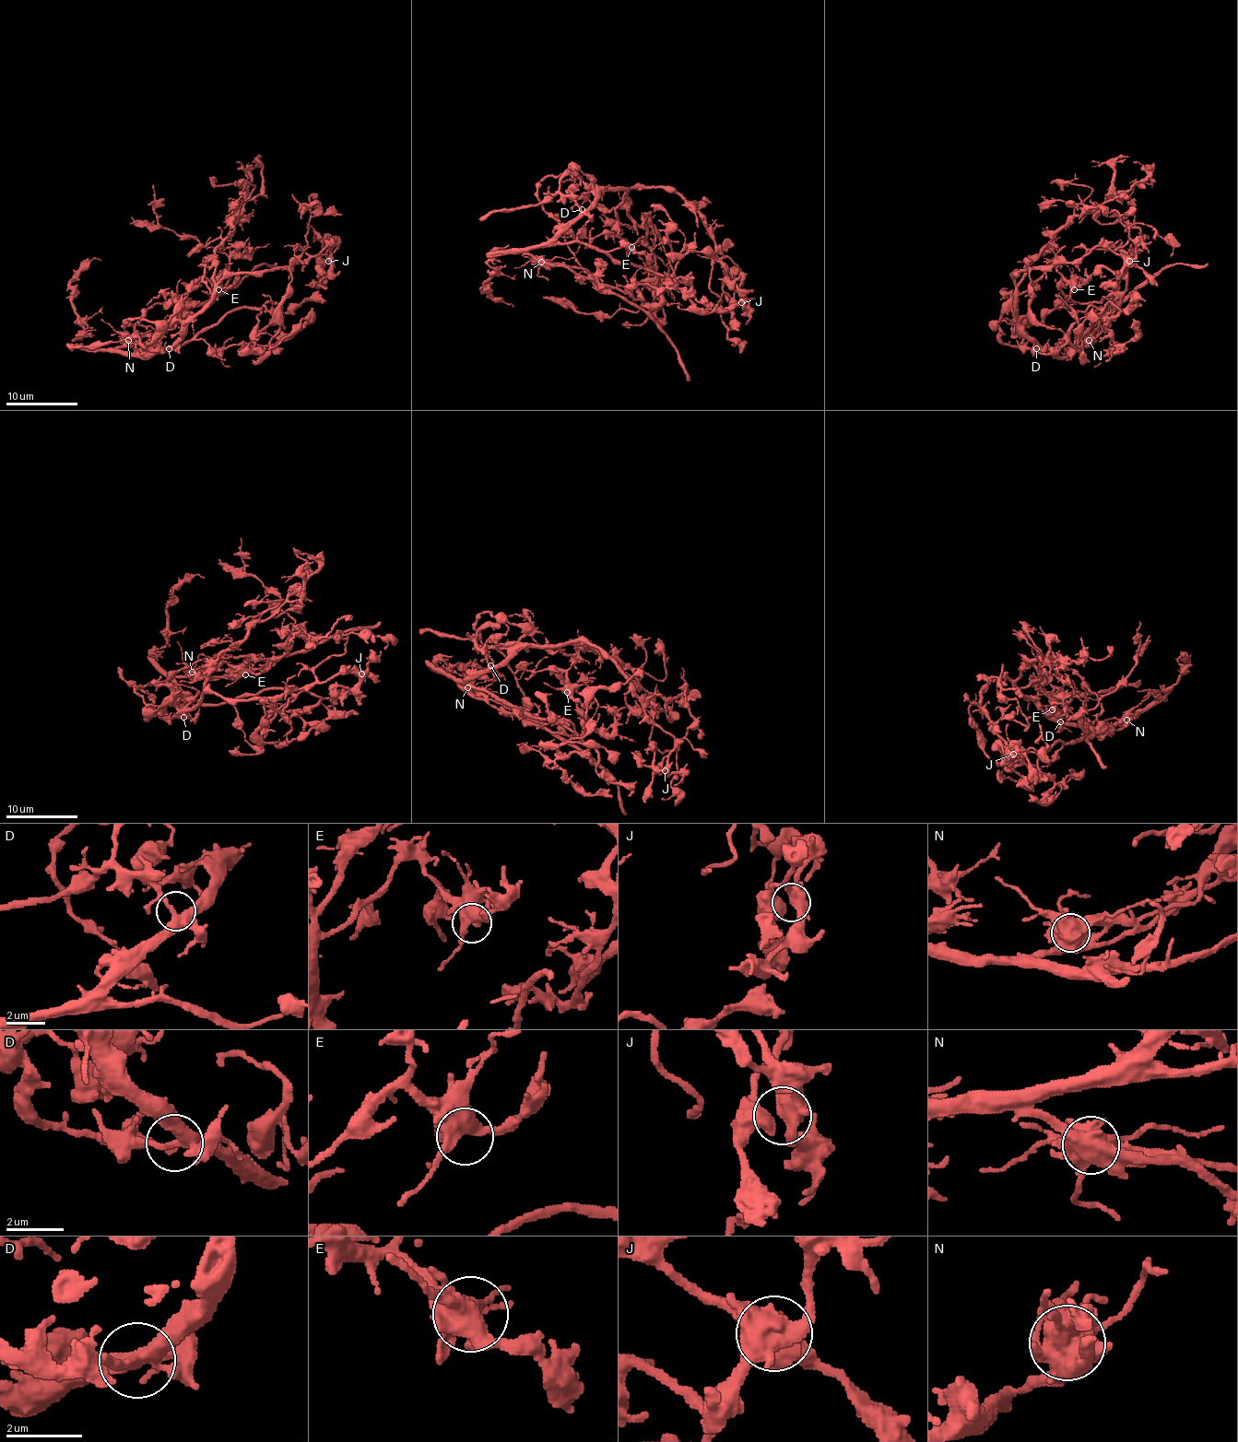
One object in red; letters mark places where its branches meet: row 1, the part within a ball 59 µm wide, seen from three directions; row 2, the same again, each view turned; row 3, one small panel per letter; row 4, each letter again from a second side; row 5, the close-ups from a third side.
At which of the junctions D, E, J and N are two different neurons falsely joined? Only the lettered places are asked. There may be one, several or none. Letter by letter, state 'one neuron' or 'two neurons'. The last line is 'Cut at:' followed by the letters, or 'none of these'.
D: one neuron
E: one neuron
J: one neuron
N: two neurons
Cut at: N

